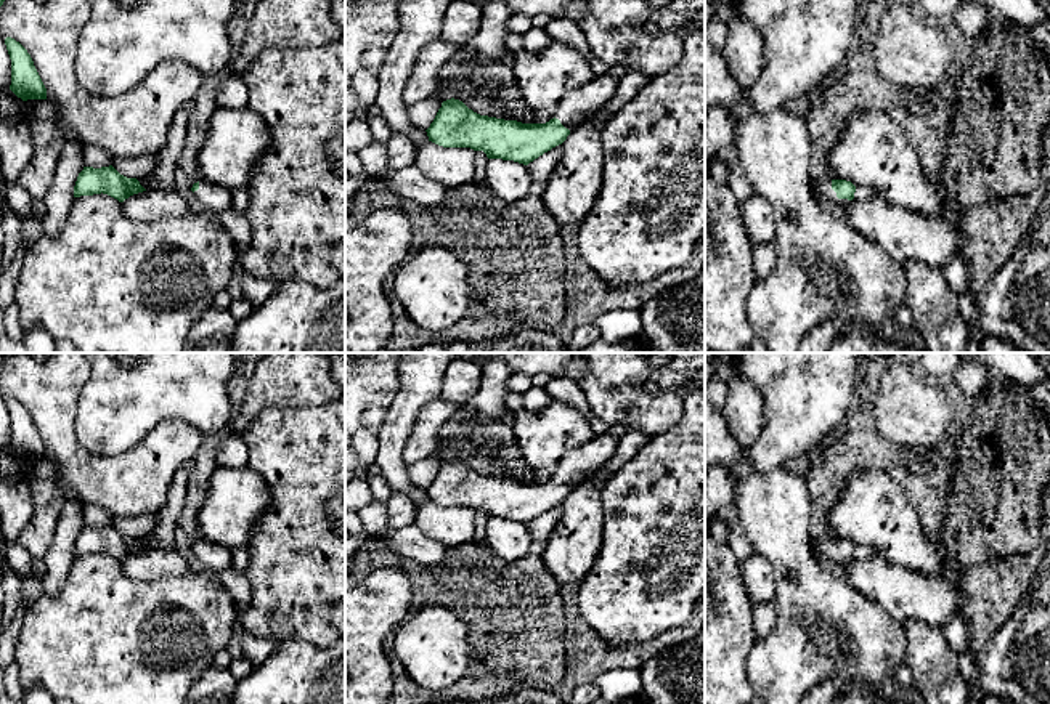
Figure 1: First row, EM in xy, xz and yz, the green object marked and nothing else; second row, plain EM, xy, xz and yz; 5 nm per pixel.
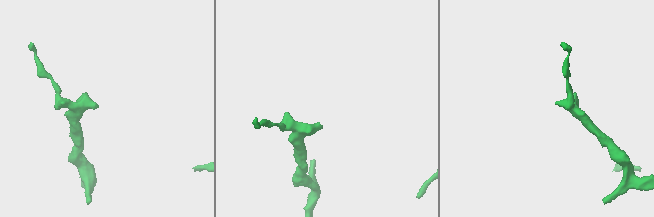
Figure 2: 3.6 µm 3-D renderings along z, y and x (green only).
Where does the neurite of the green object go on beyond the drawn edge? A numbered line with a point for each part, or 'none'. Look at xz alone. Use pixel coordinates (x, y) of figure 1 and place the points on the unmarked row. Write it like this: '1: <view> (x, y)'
1: xz (575, 465)

